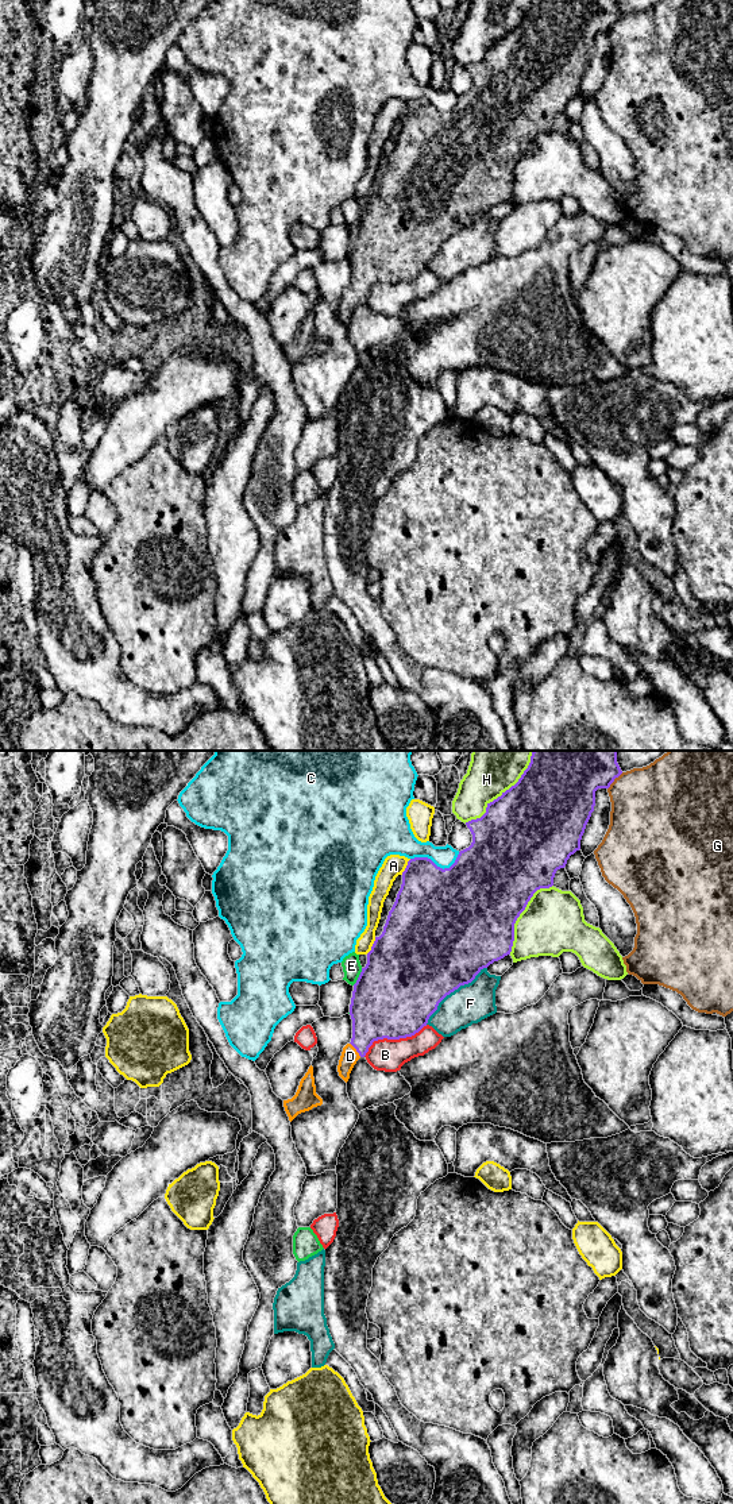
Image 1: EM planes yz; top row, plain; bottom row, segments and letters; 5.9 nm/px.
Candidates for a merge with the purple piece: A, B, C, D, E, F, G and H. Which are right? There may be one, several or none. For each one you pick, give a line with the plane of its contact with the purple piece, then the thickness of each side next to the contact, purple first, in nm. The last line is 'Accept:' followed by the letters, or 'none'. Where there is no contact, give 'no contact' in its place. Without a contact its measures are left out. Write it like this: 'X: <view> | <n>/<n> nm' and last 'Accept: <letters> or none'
D: yz | 320/100 nm
Accept: D

